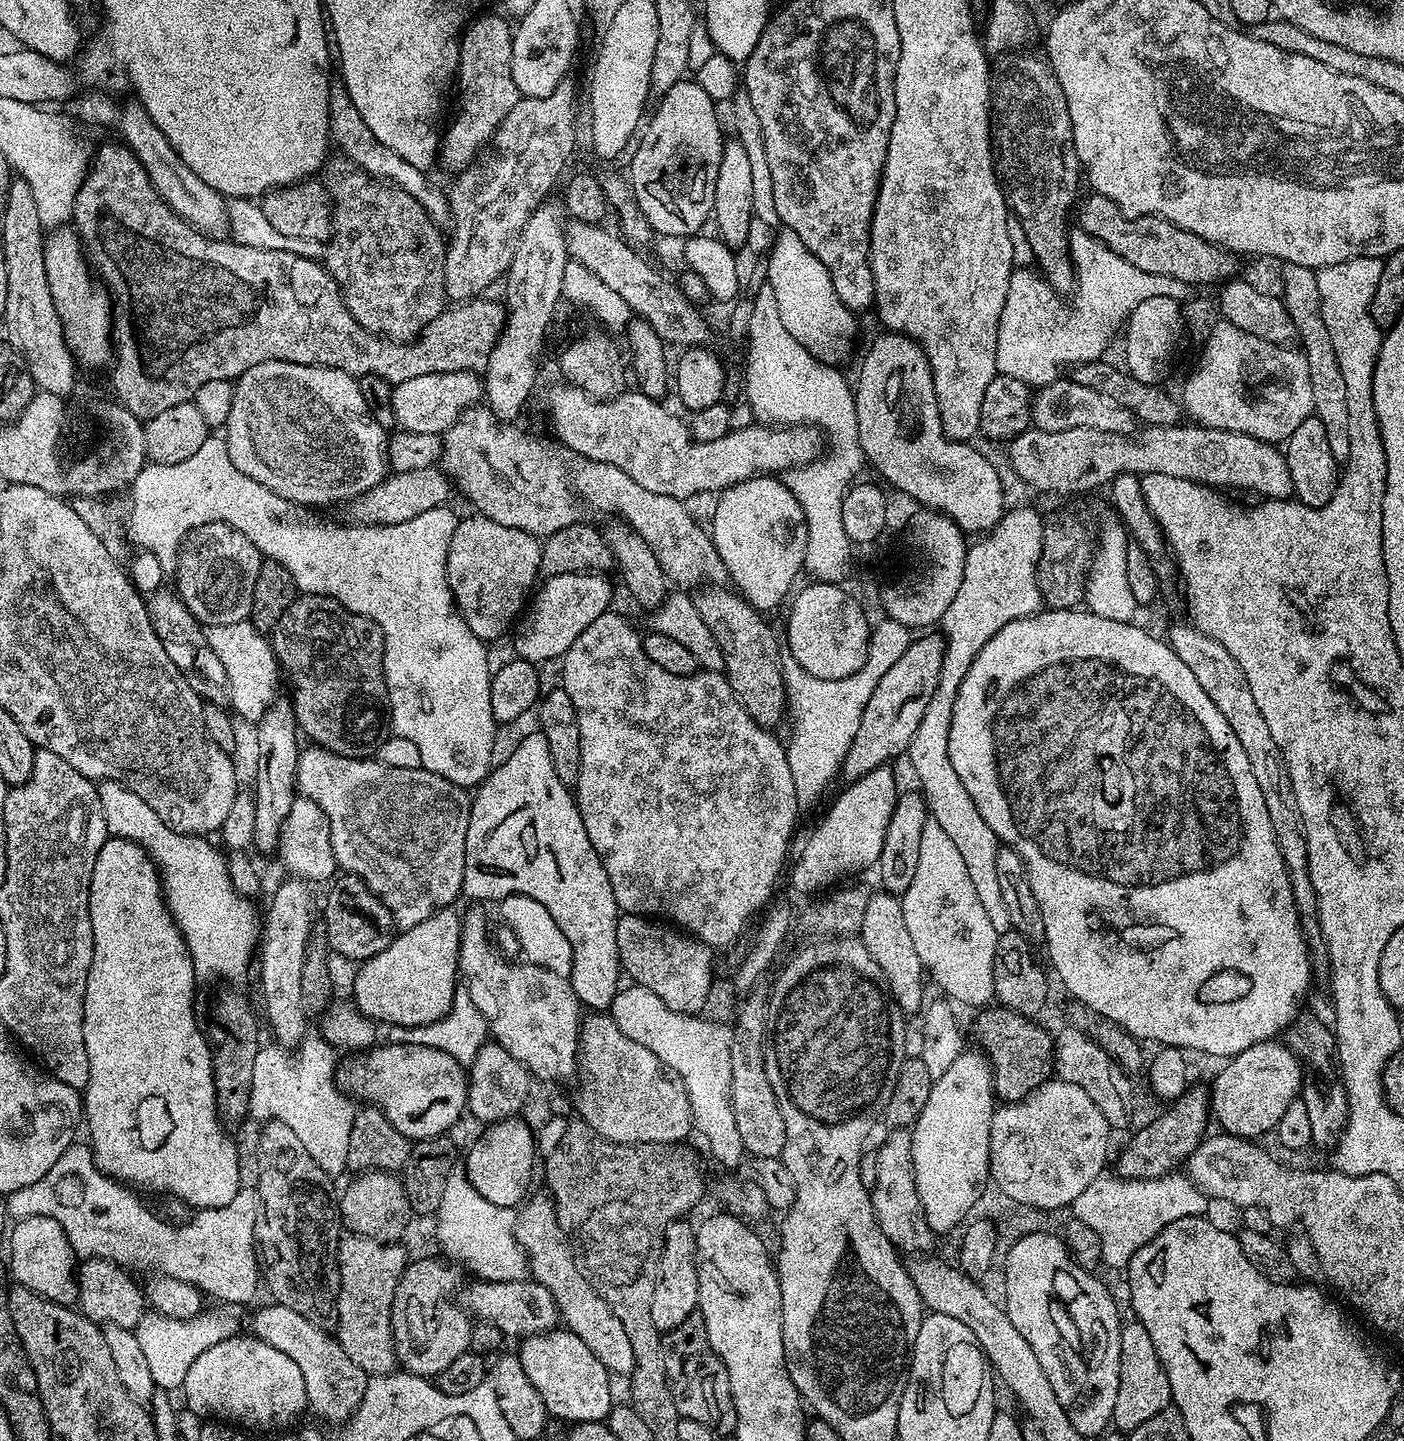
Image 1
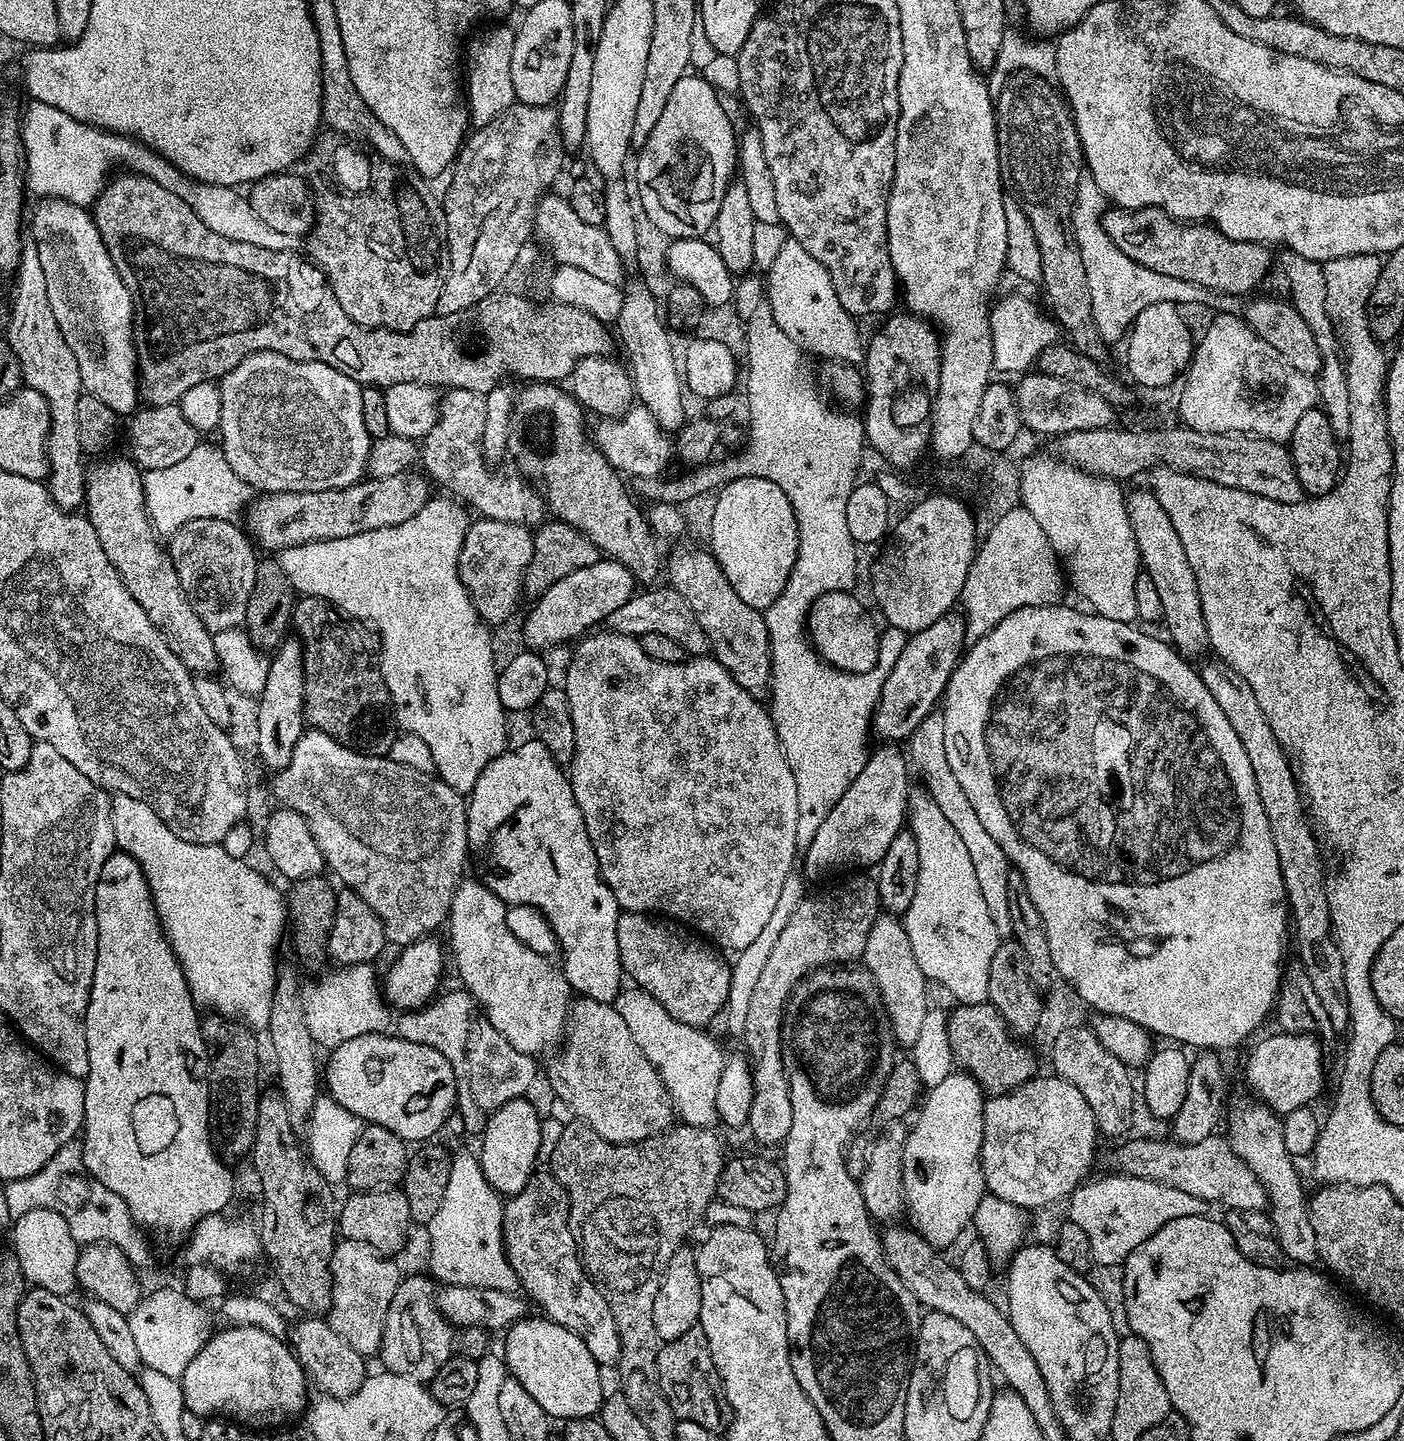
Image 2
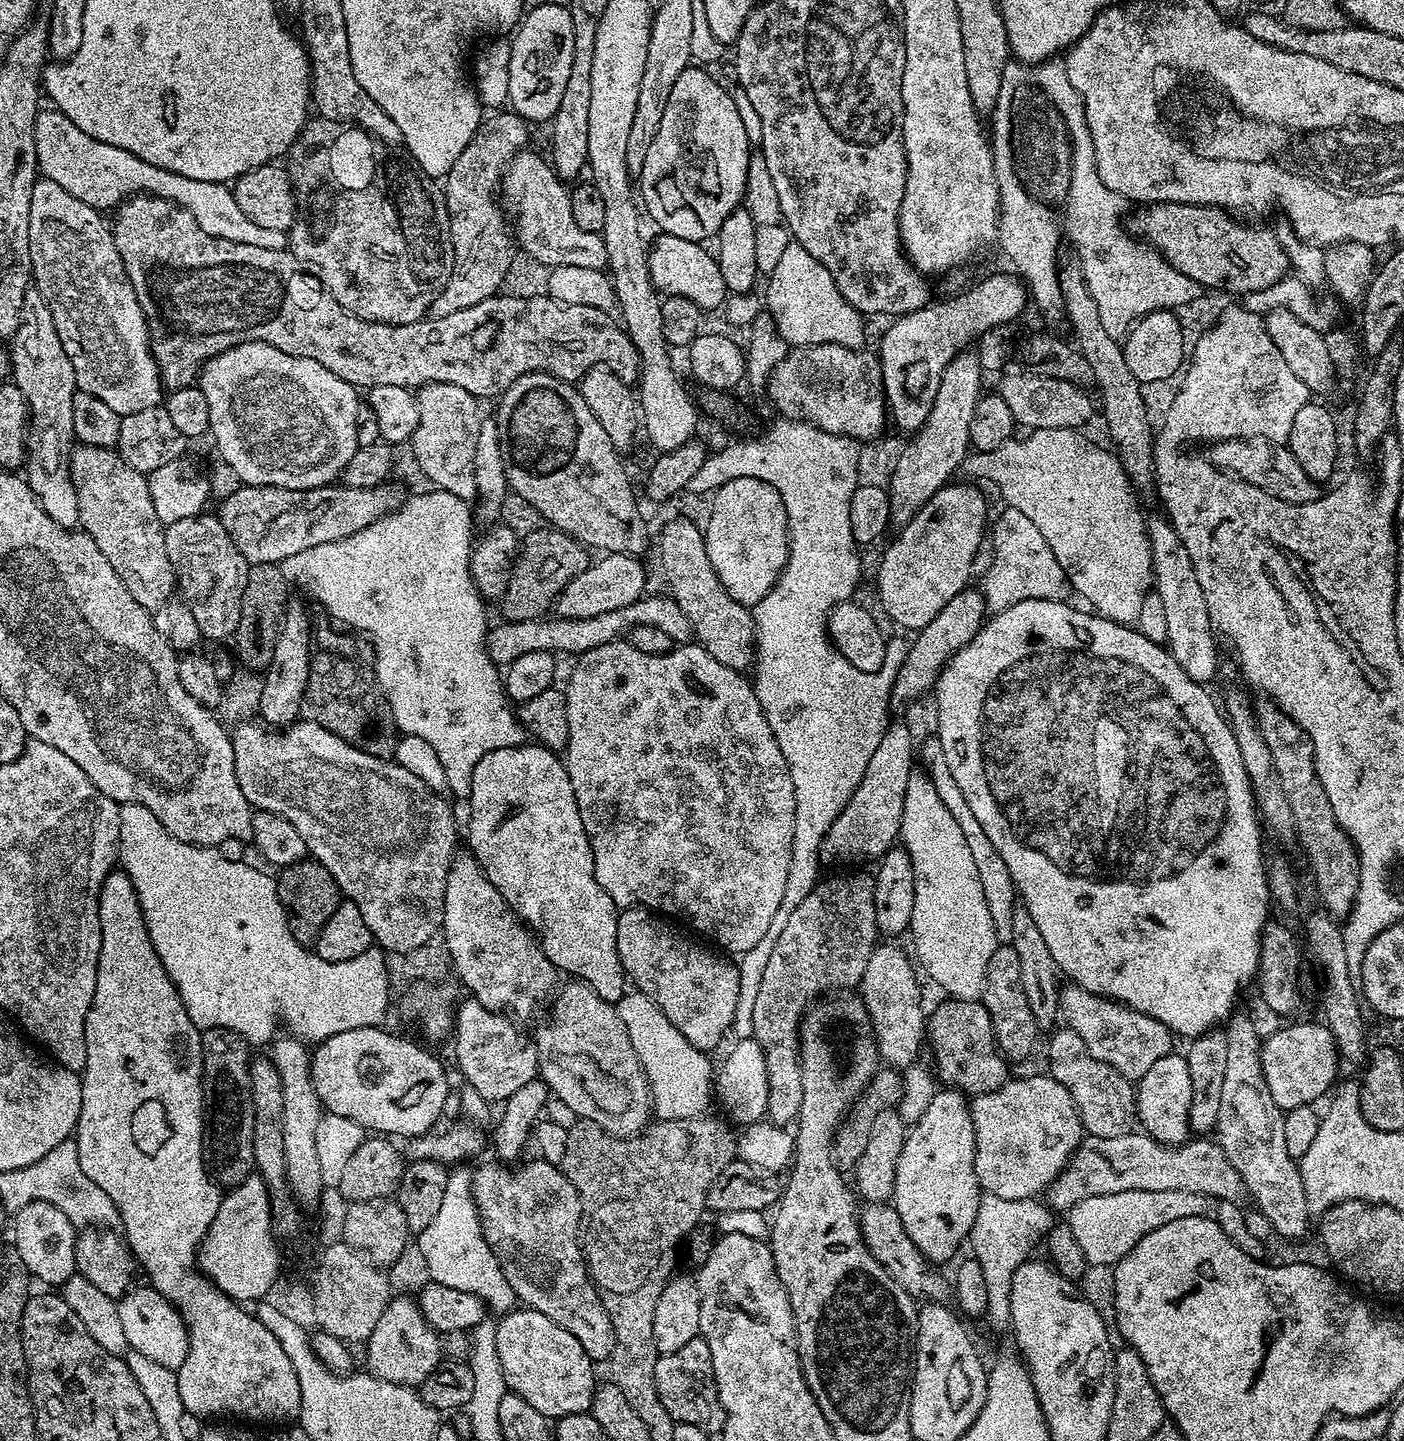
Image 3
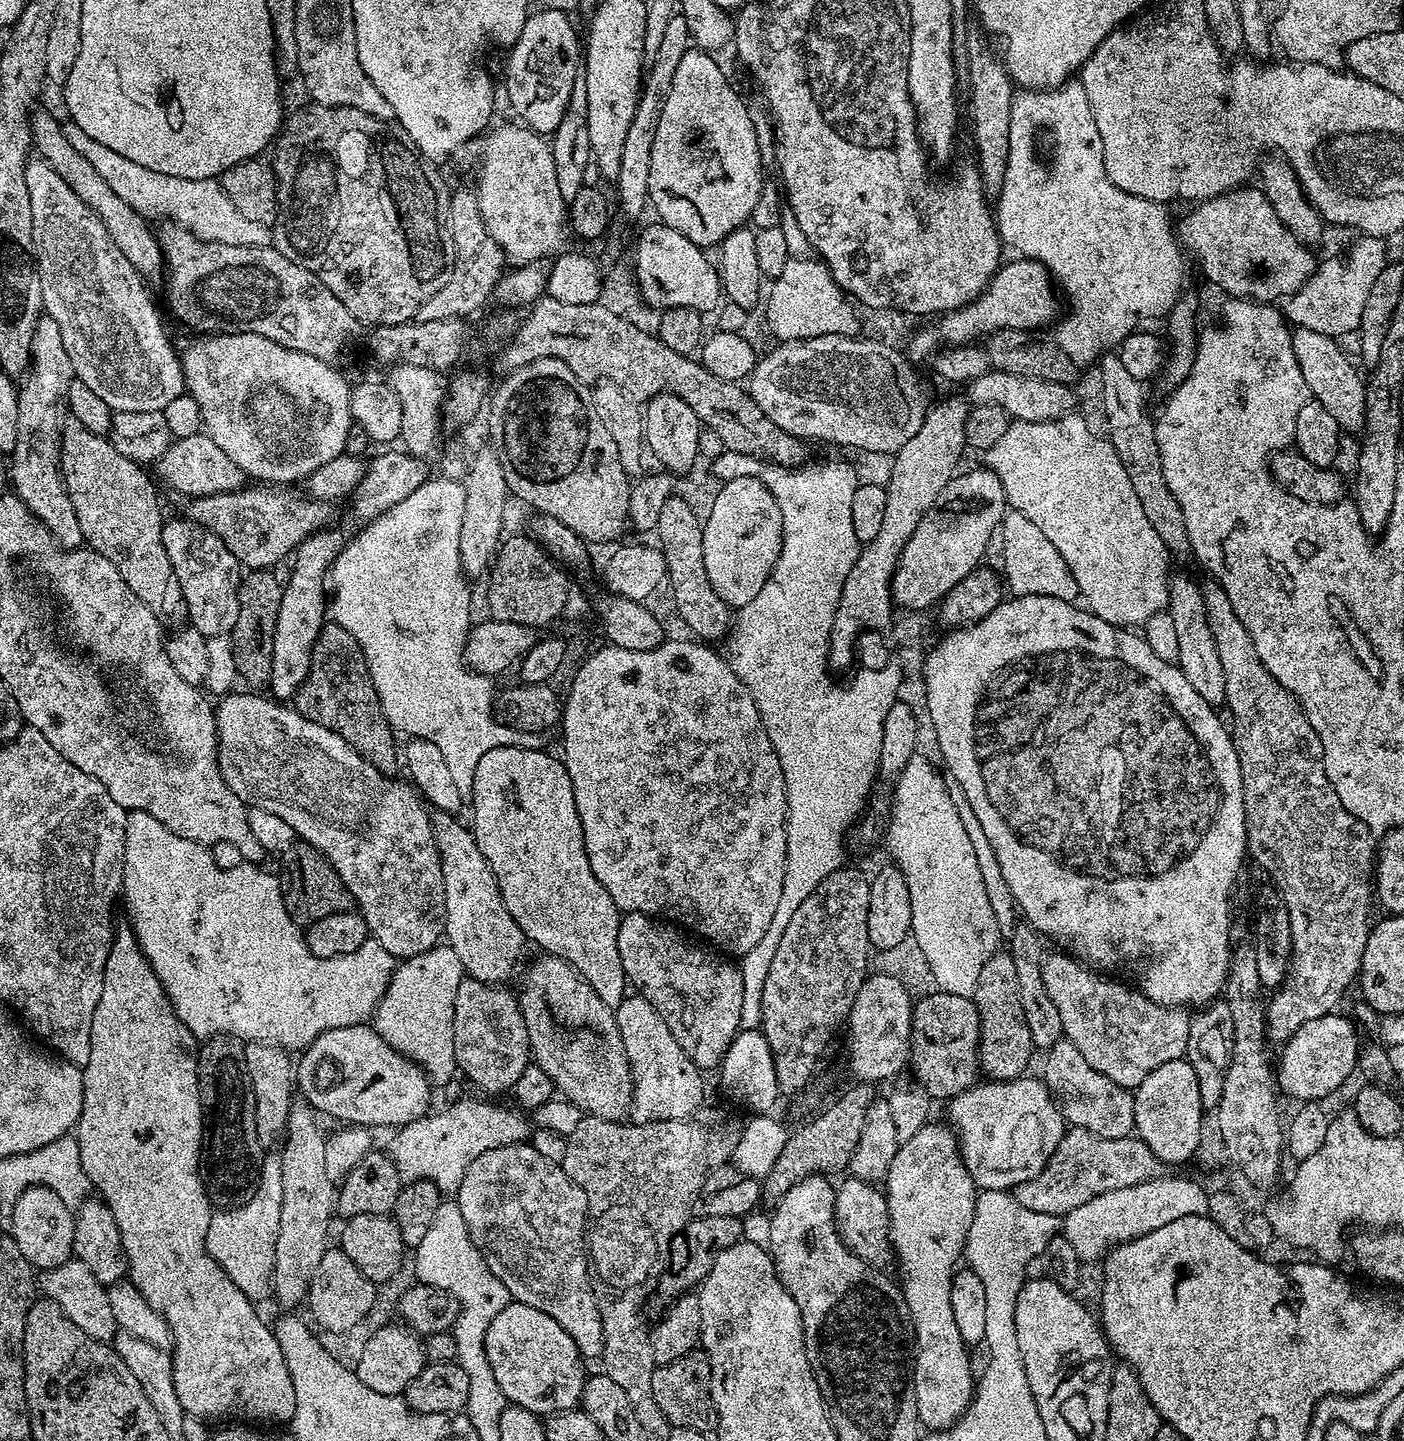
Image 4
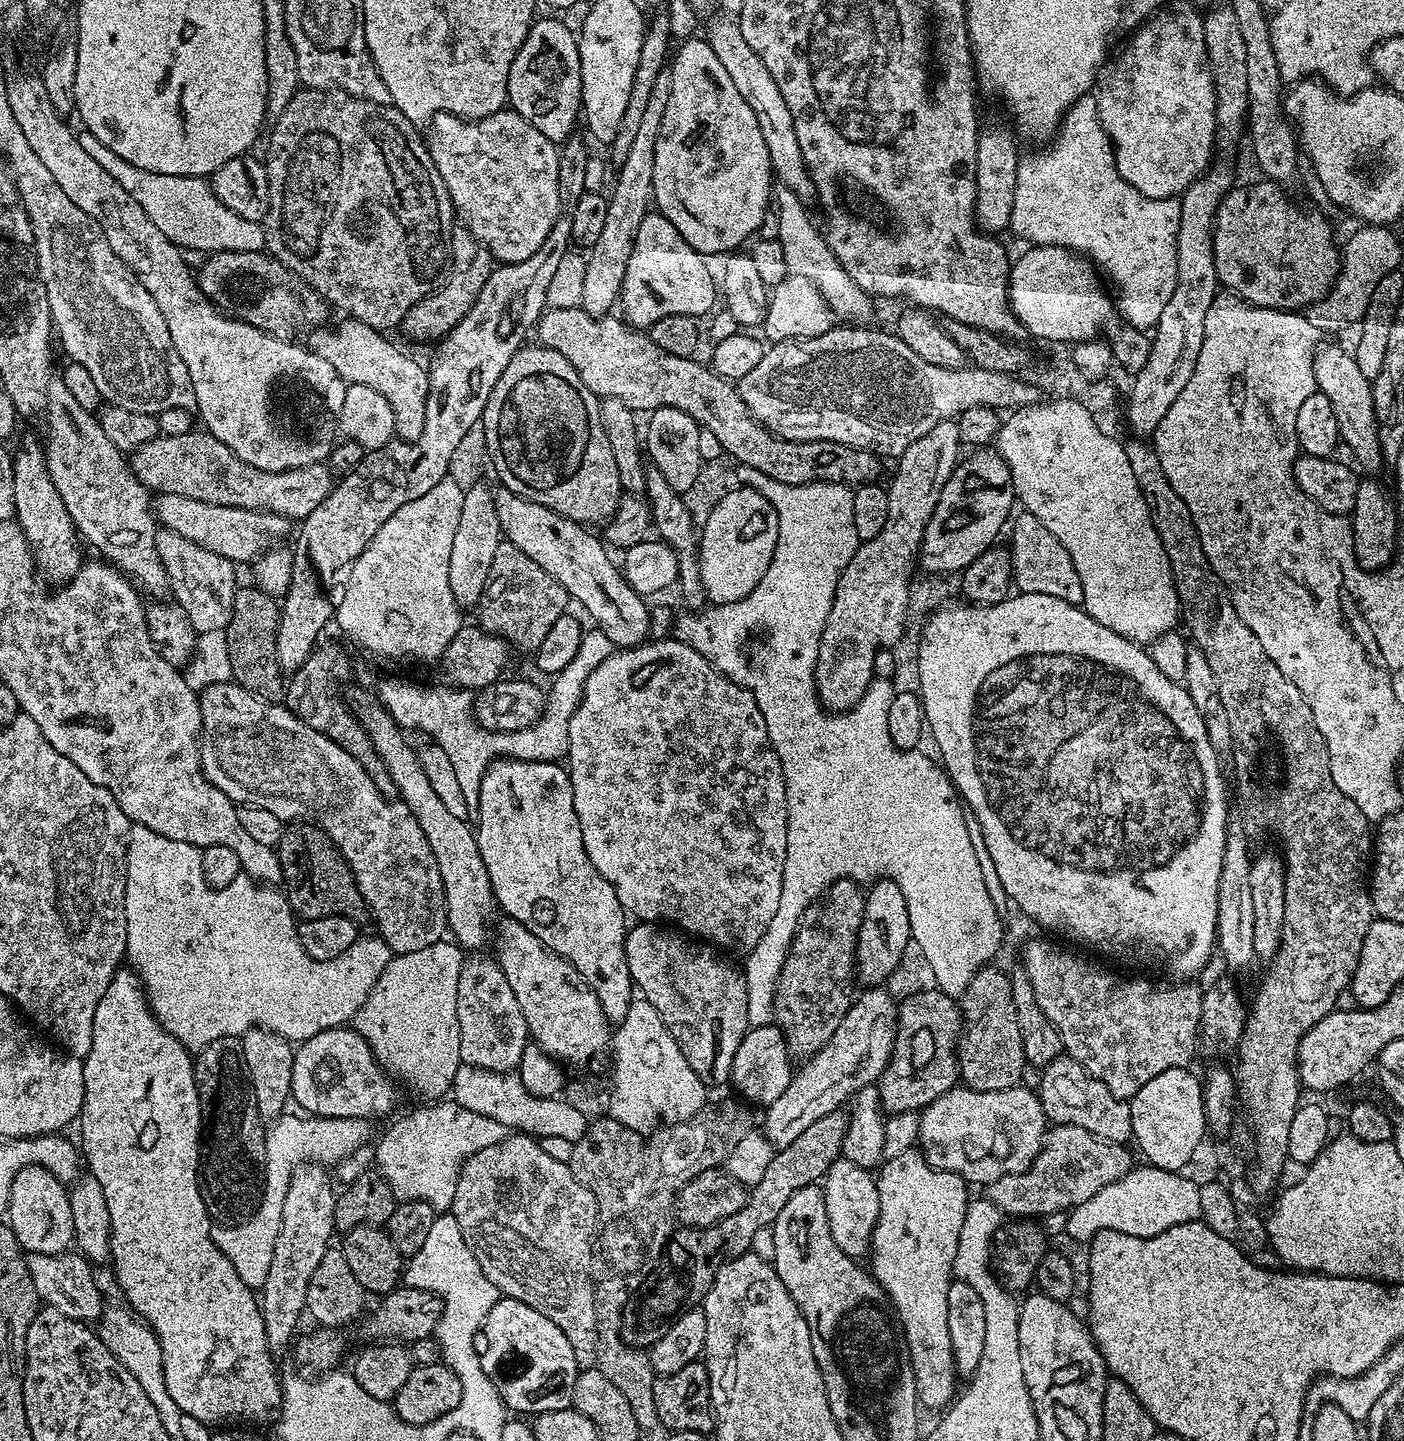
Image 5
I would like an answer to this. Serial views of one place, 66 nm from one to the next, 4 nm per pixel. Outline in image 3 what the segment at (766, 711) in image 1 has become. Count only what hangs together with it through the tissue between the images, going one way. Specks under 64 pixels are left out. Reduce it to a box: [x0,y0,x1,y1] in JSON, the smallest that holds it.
[660,516,756,672]

